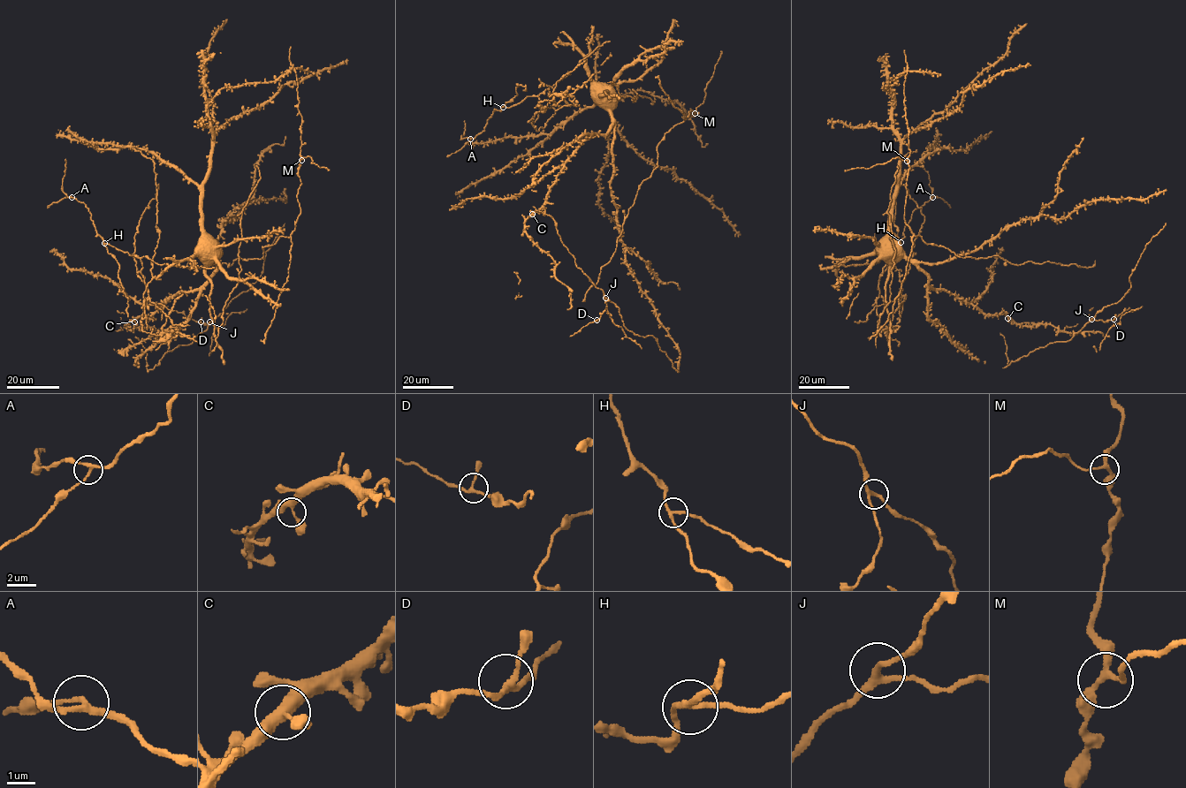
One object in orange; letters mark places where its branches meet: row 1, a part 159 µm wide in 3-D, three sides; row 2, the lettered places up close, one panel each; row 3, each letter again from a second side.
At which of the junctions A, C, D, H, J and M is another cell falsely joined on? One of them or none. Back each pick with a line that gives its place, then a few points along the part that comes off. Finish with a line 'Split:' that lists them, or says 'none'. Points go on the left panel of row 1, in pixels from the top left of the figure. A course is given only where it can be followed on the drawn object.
H: (104, 243) | (104, 243), (140, 259), (145, 285), (137, 274), (133, 237), (158, 185), (159, 237), (143, 295), (147, 329)
Split: H

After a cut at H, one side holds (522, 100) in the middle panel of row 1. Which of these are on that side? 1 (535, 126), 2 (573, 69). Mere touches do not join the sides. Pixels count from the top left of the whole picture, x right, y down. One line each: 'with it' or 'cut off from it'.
1: with it
2: with it

